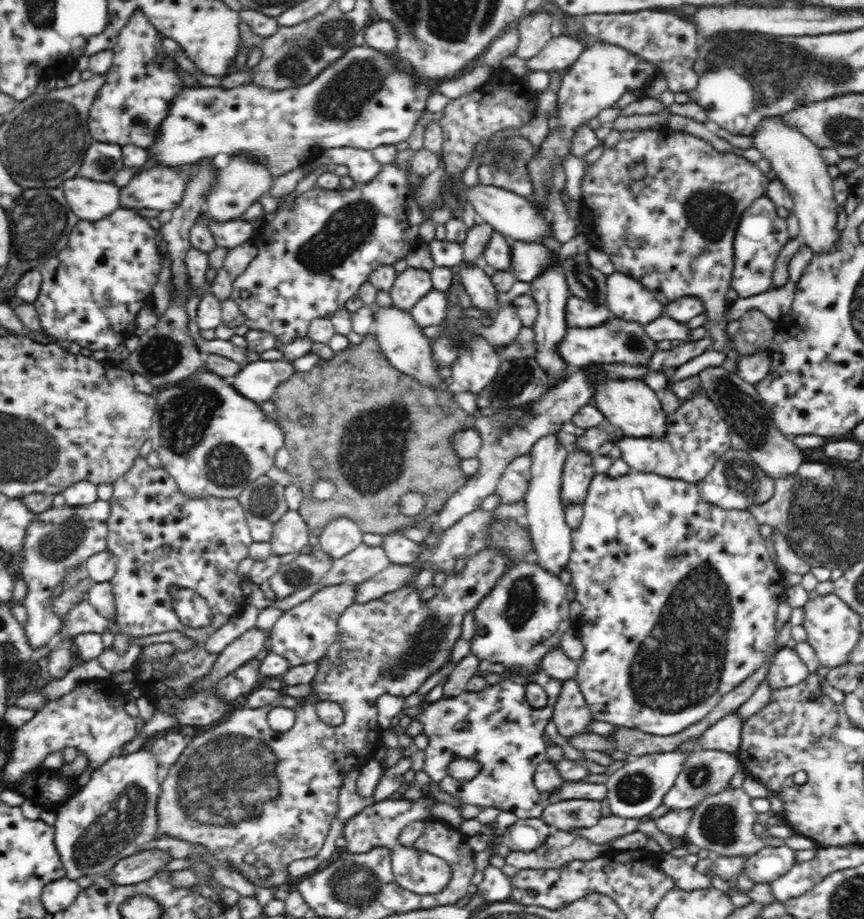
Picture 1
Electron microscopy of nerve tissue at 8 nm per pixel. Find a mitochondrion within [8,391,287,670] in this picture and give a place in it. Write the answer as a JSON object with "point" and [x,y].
{"point":[60,545]}

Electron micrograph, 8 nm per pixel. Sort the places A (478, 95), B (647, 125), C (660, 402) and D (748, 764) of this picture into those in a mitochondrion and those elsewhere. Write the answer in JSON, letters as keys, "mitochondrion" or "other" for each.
{"A":"other","B":"other","C":"other","D":"other"}

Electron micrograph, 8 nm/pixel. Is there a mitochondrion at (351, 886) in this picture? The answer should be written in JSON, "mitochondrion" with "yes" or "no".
{"mitochondrion":"yes"}

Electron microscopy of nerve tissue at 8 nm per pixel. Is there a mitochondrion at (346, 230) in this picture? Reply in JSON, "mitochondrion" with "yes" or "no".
{"mitochondrion":"yes"}

